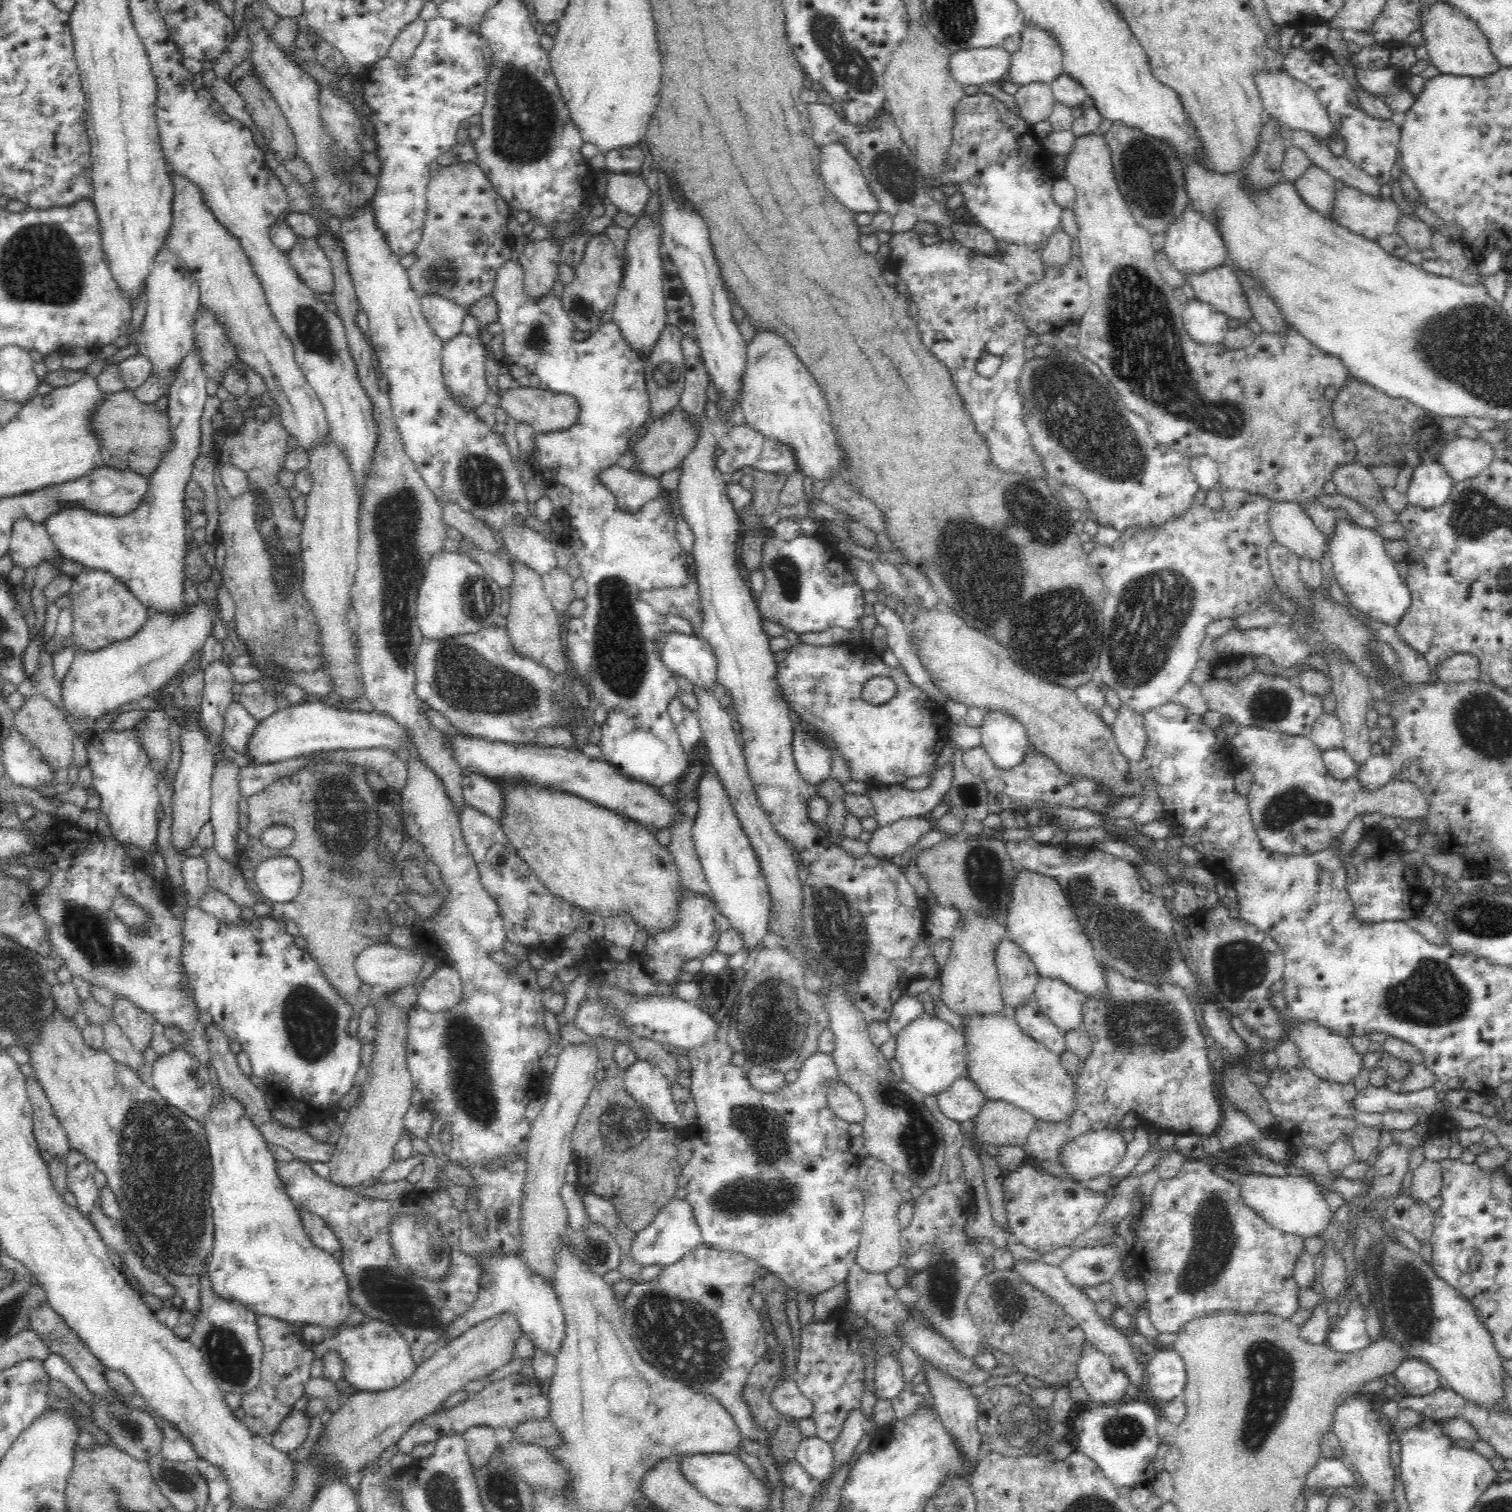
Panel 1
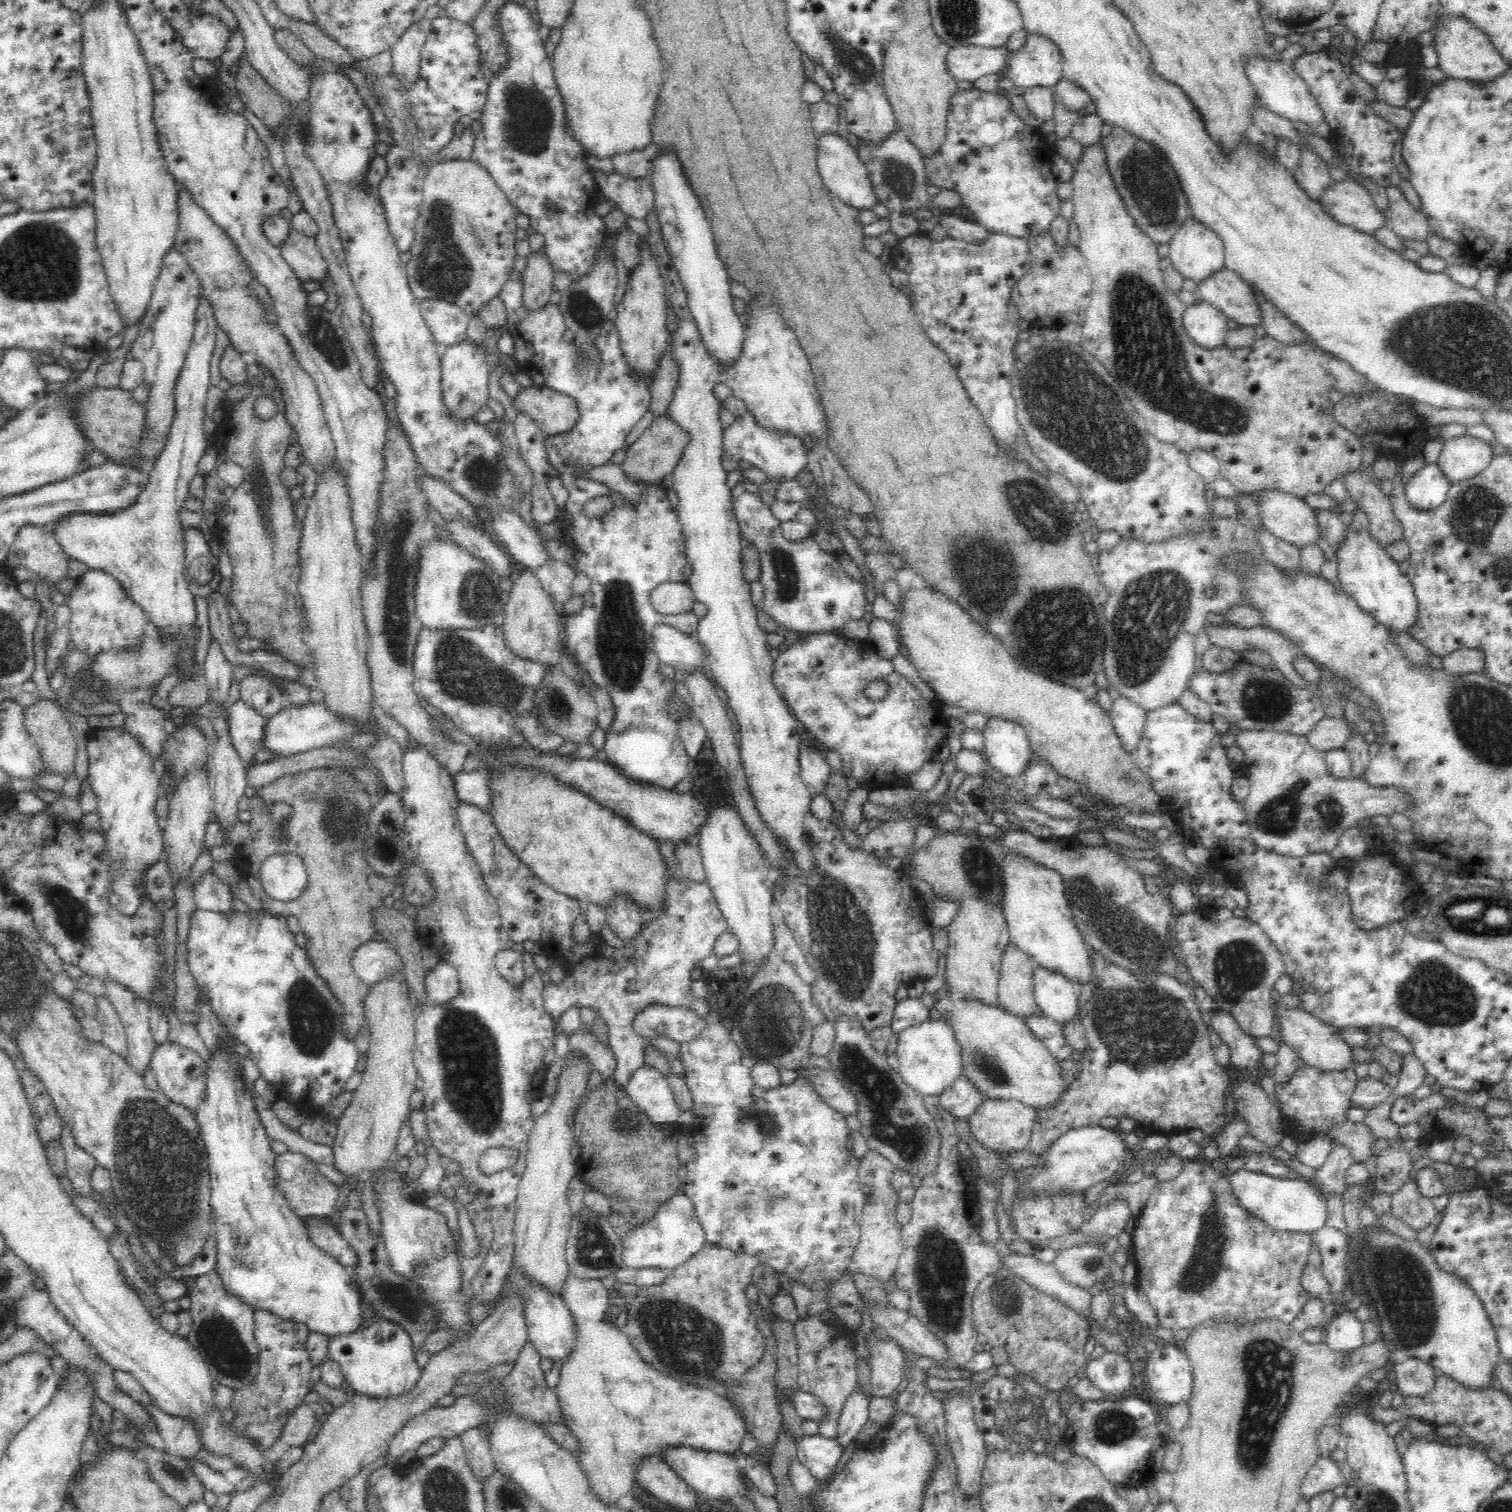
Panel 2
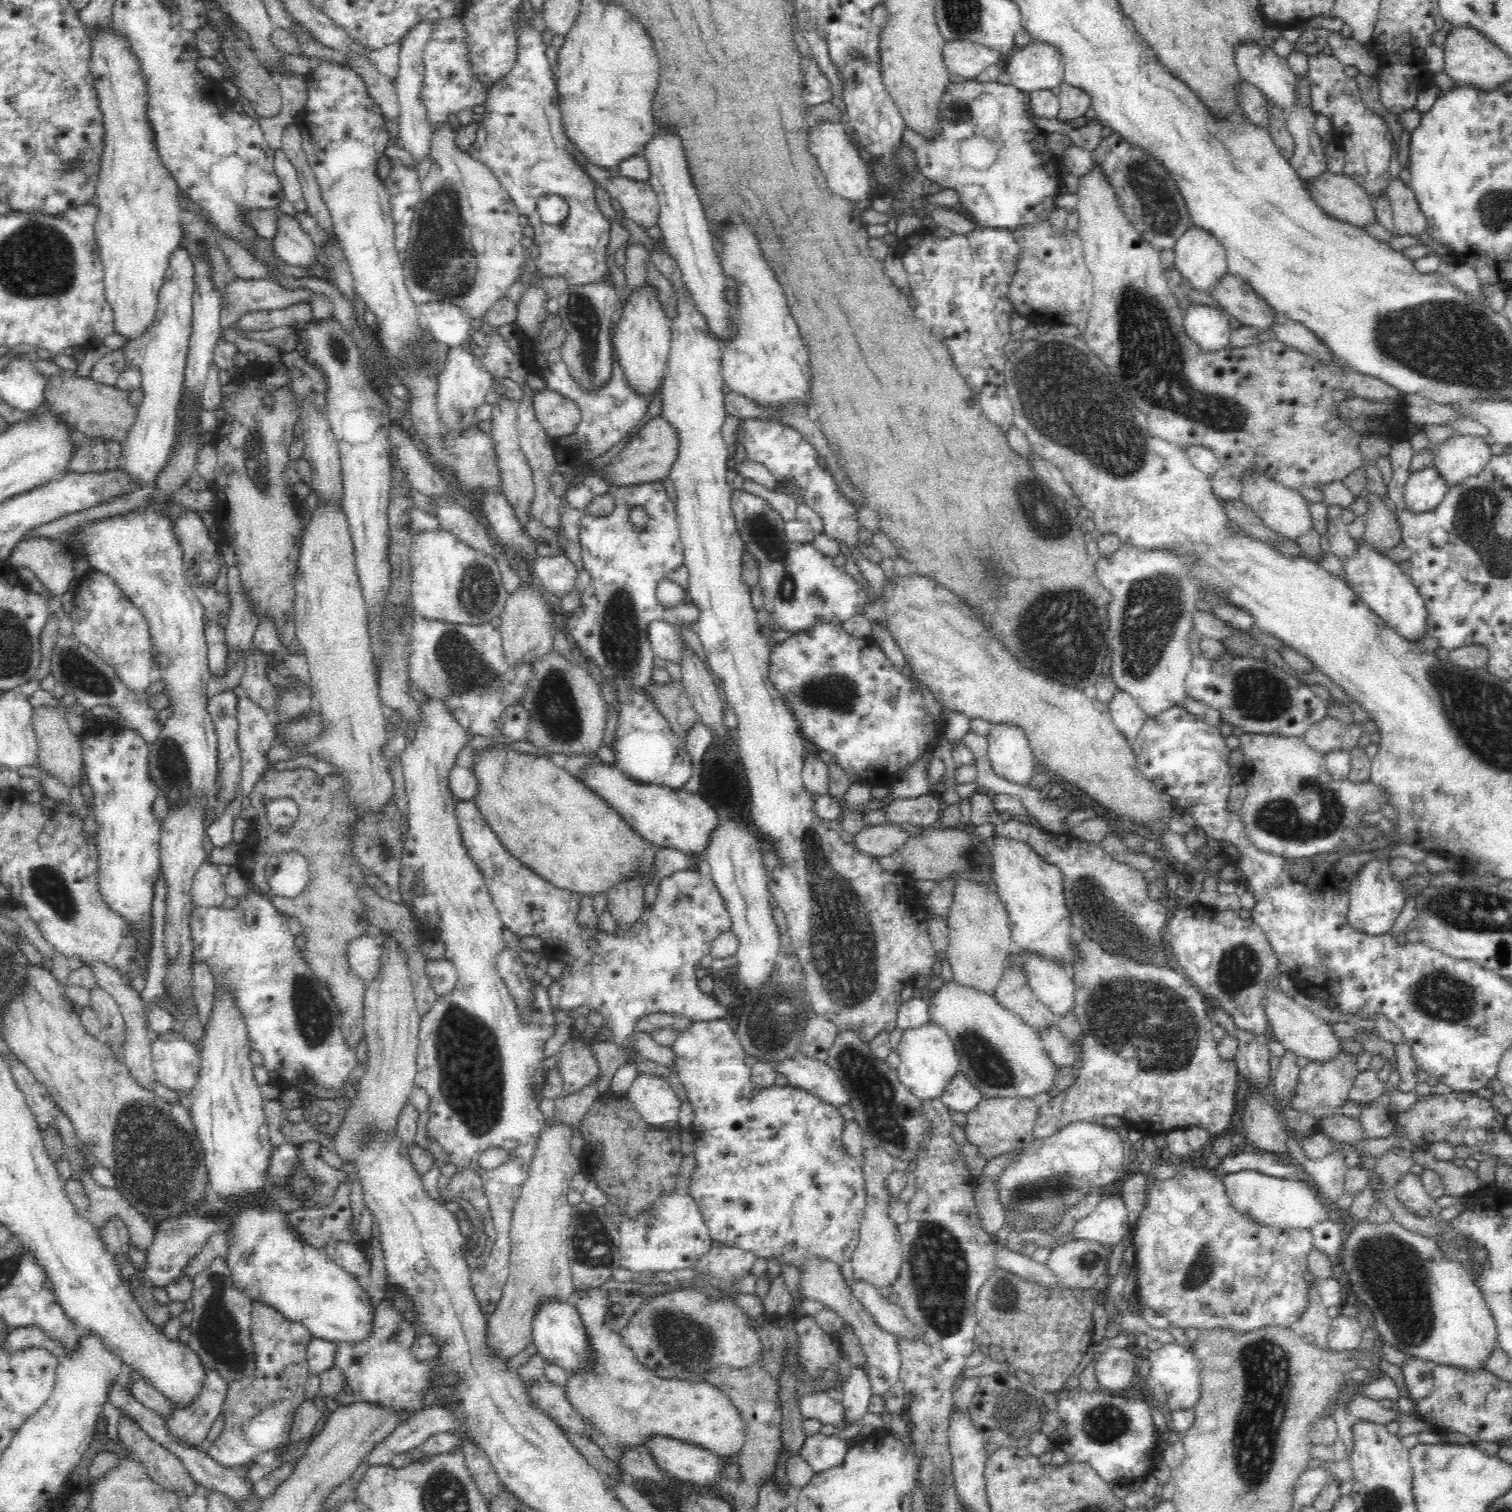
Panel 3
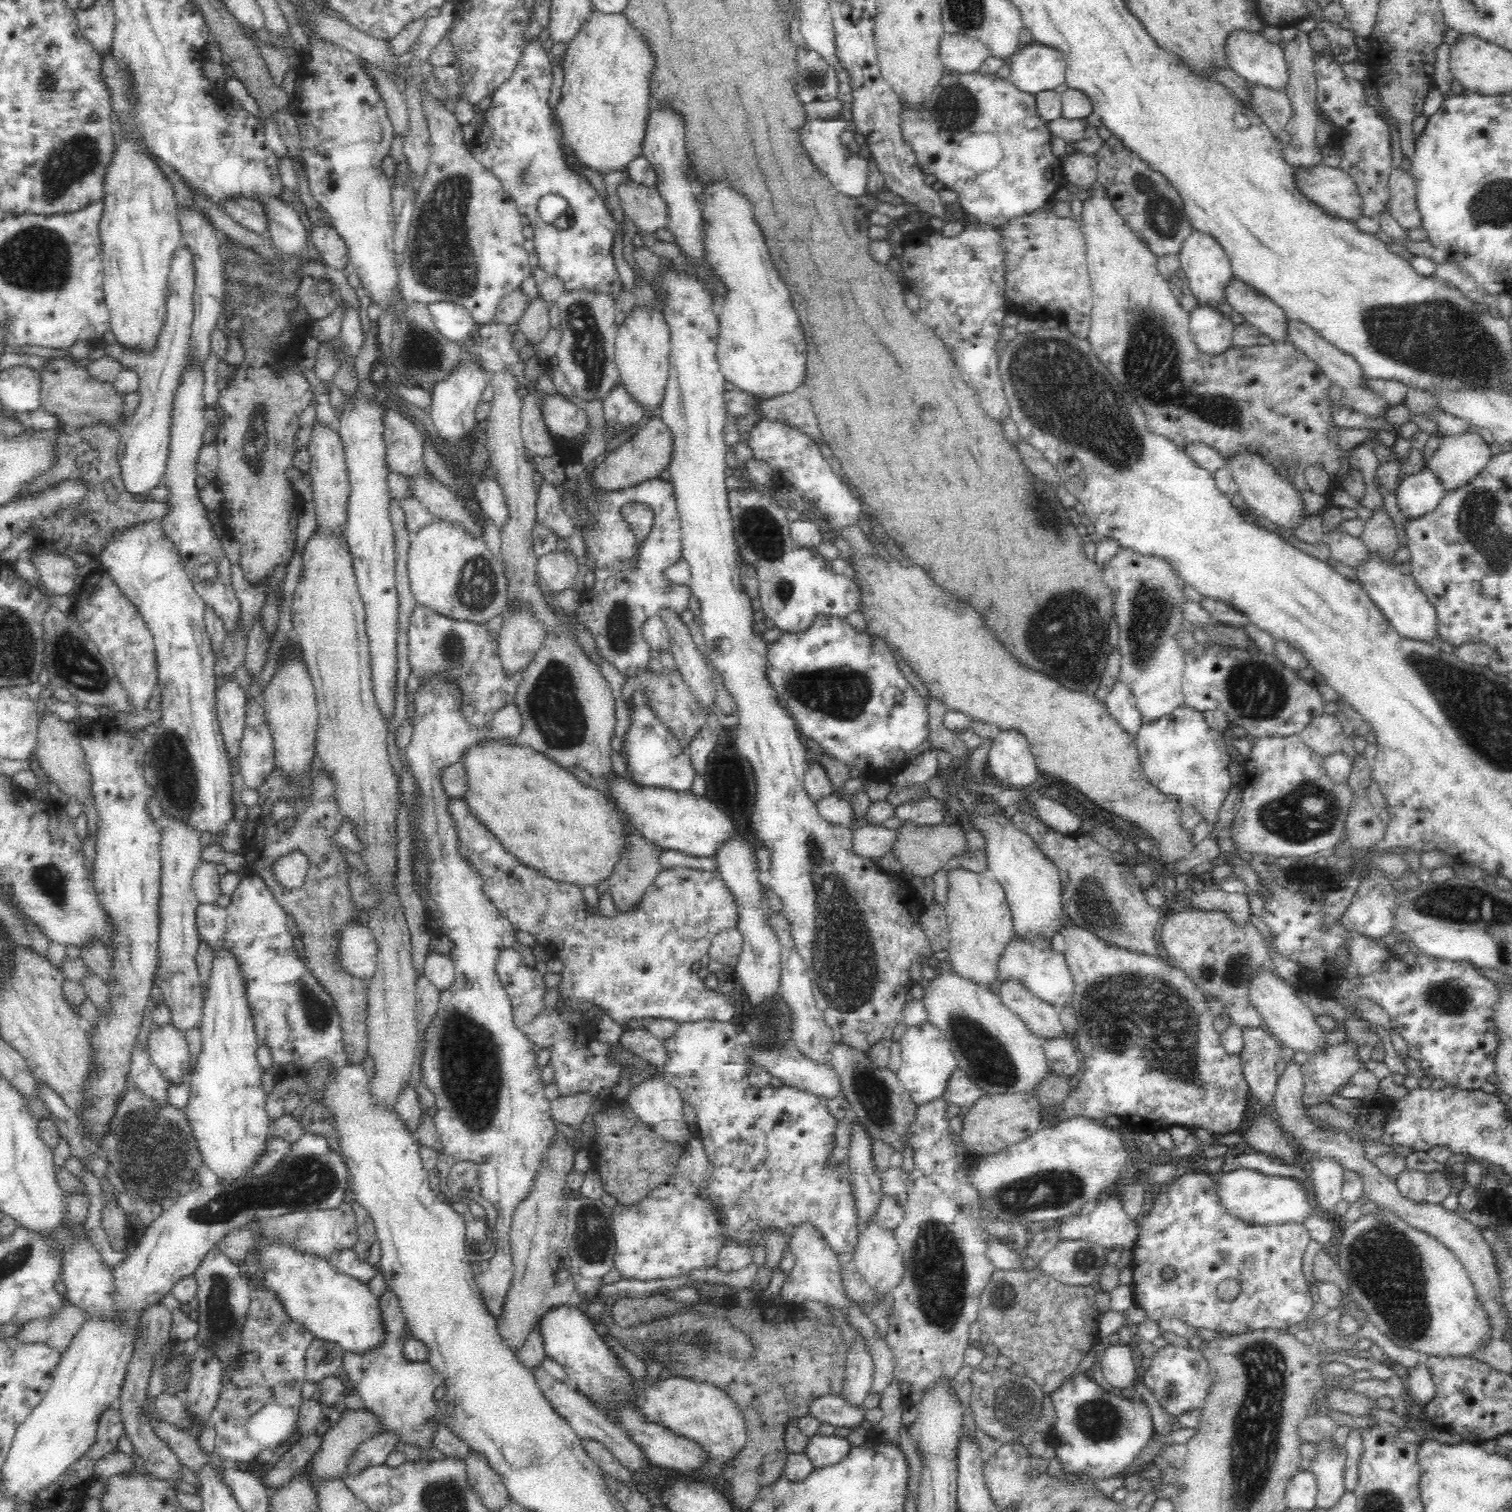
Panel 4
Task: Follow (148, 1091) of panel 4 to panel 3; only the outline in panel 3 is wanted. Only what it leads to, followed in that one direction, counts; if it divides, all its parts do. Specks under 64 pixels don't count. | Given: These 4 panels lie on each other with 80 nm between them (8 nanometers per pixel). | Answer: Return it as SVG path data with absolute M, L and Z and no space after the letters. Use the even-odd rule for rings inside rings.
M92 962L88 967L94 974L96 984L104 988L108 994L110 994L121 1010L124 1026L125 1026L125 1042L123 1049L124 1063L130 1070L130 1076L136 1081L142 1088L154 1092L156 1086L158 1086L158 1078L156 1078L156 1072L153 1070L153 1056L151 1053L150 1041L151 1038L147 1036L149 1030L146 1025L146 1012L145 1002L140 998L138 992L134 991L127 982L127 979L106 962Z

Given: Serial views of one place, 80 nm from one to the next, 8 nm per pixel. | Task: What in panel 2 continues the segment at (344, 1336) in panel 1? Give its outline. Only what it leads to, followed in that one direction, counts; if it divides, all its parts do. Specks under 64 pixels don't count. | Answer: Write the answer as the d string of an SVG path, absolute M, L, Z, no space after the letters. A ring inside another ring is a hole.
M378 1312L362 1322L358 1333L330 1338L328 1356L340 1367L346 1382L354 1388L355 1395L370 1398L400 1398L416 1388L422 1376L422 1366L414 1357L410 1333Z

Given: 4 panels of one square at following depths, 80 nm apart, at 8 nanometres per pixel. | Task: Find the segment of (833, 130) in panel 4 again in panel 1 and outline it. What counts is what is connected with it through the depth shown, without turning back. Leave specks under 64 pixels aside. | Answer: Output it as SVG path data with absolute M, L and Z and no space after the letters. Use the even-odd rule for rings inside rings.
M830 141L822 145L820 174L826 188L851 212L878 212L877 198L868 186L858 159L842 141Z

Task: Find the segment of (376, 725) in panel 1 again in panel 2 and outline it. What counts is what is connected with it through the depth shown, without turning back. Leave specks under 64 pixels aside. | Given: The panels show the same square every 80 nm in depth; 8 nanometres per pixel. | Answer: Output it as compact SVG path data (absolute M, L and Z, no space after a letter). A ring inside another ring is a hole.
M321 703L305 705L285 705L280 712L271 716L264 737L264 748L279 756L290 756L323 746L330 746L338 738L354 734L352 725L344 725L344 721L330 714Z

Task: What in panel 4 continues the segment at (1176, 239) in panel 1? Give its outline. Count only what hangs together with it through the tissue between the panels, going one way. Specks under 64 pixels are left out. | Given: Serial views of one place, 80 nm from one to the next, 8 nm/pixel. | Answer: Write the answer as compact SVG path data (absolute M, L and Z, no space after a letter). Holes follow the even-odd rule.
M1194 230L1186 238L1185 246L1178 255L1180 272L1188 278L1189 287L1197 302L1202 306L1222 306L1226 302L1226 288L1235 278L1232 272L1230 259L1225 254L1223 247L1214 237Z

